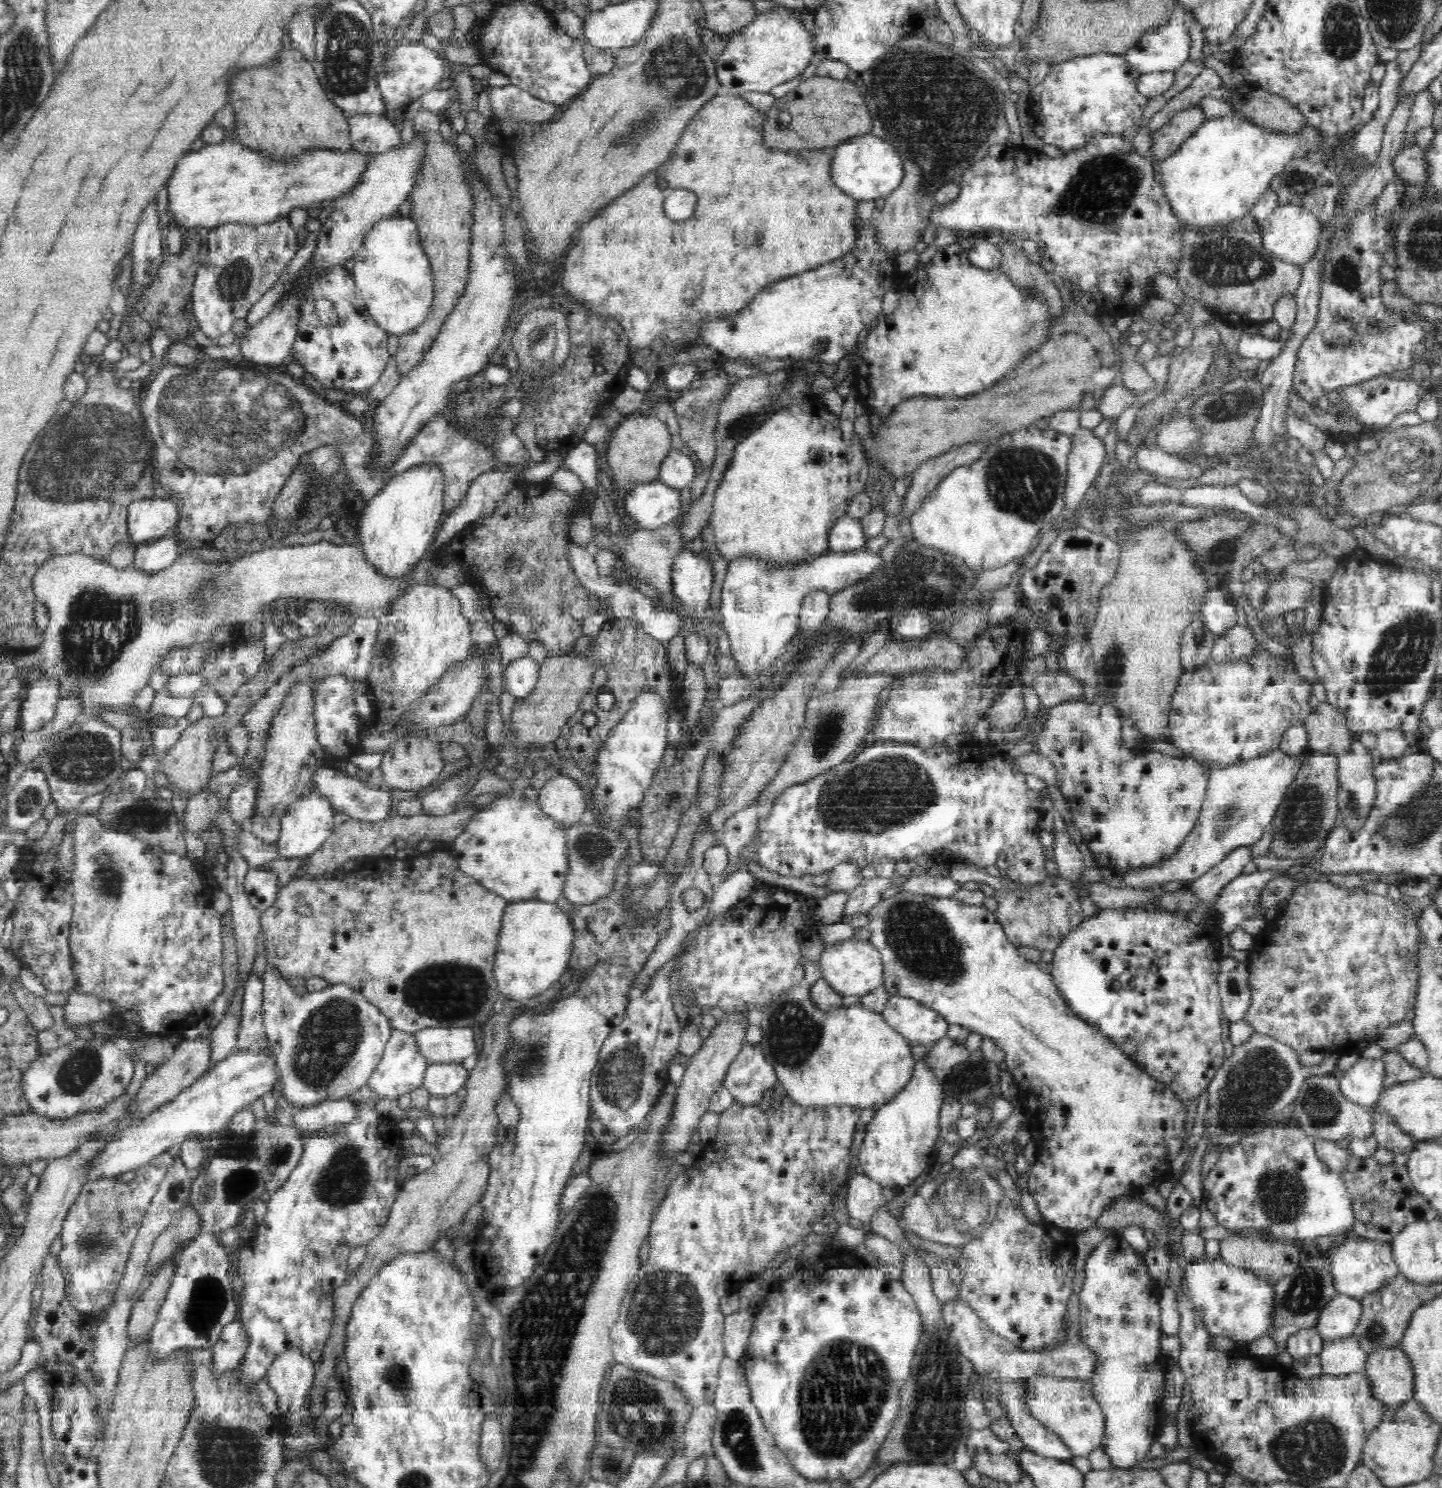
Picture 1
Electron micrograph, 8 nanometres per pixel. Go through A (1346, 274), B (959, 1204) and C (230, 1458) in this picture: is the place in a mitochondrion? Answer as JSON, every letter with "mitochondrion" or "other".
{"A":"mitochondrion","B":"mitochondrion","C":"mitochondrion"}

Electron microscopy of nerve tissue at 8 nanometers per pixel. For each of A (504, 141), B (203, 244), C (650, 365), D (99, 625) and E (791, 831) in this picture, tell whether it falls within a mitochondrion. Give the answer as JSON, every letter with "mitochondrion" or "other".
{"A":"other","B":"other","C":"other","D":"mitochondrion","E":"other"}

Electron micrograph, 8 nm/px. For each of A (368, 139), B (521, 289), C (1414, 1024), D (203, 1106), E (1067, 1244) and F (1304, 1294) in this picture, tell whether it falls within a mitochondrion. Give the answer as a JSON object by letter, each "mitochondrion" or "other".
{"A":"other","B":"other","C":"other","D":"other","E":"other","F":"mitochondrion"}

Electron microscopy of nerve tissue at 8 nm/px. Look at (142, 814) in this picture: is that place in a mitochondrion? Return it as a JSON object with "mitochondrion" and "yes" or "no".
{"mitochondrion":"yes"}

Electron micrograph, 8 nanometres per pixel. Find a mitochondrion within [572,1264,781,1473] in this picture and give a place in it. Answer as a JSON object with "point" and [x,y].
{"point":[665,1312]}

